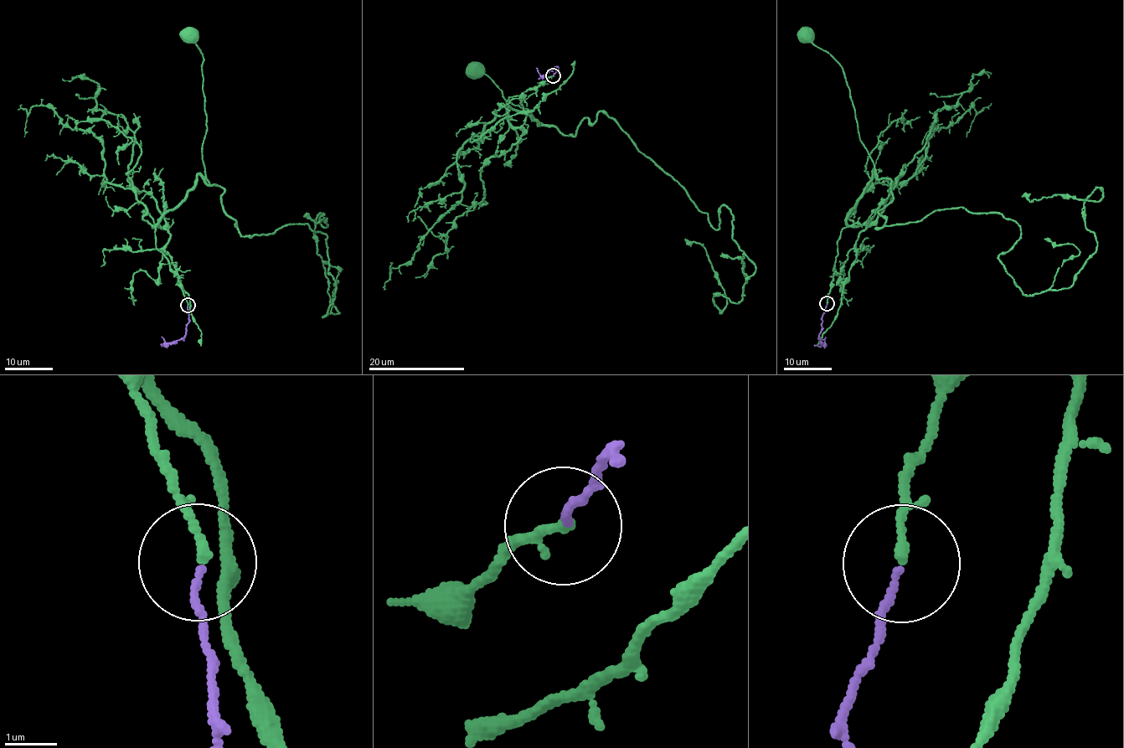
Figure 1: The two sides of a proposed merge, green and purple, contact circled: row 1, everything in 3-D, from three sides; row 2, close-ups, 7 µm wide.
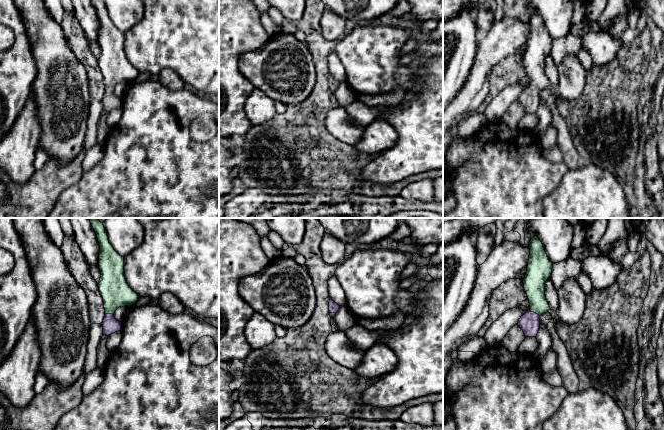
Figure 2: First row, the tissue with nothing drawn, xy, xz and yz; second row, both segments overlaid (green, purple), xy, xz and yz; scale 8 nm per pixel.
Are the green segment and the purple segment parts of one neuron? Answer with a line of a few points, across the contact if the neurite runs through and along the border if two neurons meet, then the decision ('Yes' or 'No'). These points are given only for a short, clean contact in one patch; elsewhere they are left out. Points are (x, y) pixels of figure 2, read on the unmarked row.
Line: yz (534, 58), (534, 88), (530, 98). Yes

